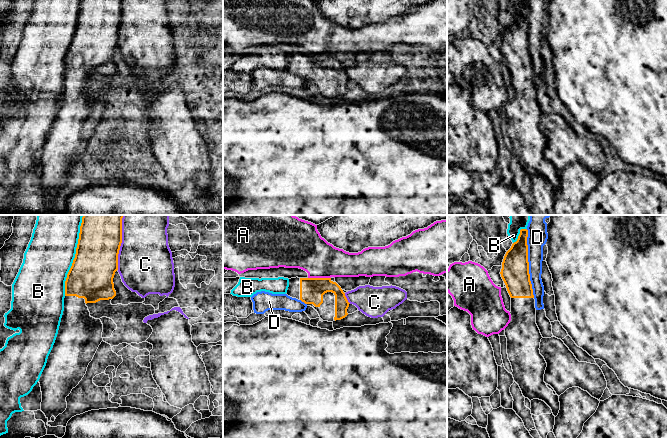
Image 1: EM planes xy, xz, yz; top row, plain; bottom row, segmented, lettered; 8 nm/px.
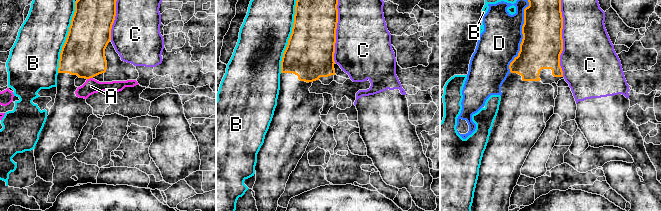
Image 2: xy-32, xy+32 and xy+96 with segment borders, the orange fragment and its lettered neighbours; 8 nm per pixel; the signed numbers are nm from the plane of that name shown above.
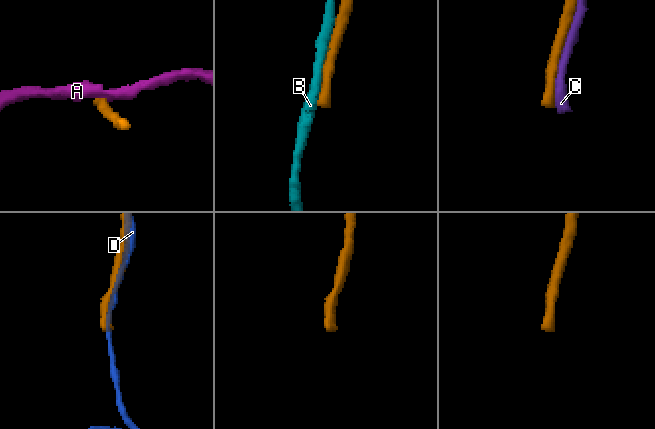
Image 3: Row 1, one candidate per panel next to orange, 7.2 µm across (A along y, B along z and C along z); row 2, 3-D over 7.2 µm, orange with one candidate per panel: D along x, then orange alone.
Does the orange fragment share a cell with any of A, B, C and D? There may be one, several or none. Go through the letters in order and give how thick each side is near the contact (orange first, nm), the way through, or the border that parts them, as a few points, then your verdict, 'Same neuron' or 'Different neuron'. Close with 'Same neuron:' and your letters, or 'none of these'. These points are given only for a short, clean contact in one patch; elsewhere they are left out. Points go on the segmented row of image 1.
A: Thickness 190 nm (orange) against 320 nm. Boundary: xz (308, 277), (330, 278). Different neuron
B: Thickness 360 nm (orange) against 380 nm. Different neuron
C: Thickness 360 nm (orange) against 440 nm. Different neuron
D: Thickness 220 nm (orange) against 160 nm. Different neuron
Same neuron: none of these

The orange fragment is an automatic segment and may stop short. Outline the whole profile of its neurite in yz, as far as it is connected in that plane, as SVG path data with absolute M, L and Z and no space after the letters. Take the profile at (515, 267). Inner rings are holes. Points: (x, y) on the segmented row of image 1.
M521 229L516 242L506 252L501 277L511 297L511 321L504 329L507 354L514 381L530 401L544 401L556 417L560 410L559 396L544 382L547 363L540 354L543 338L536 324L536 308L528 262L528 230Z

